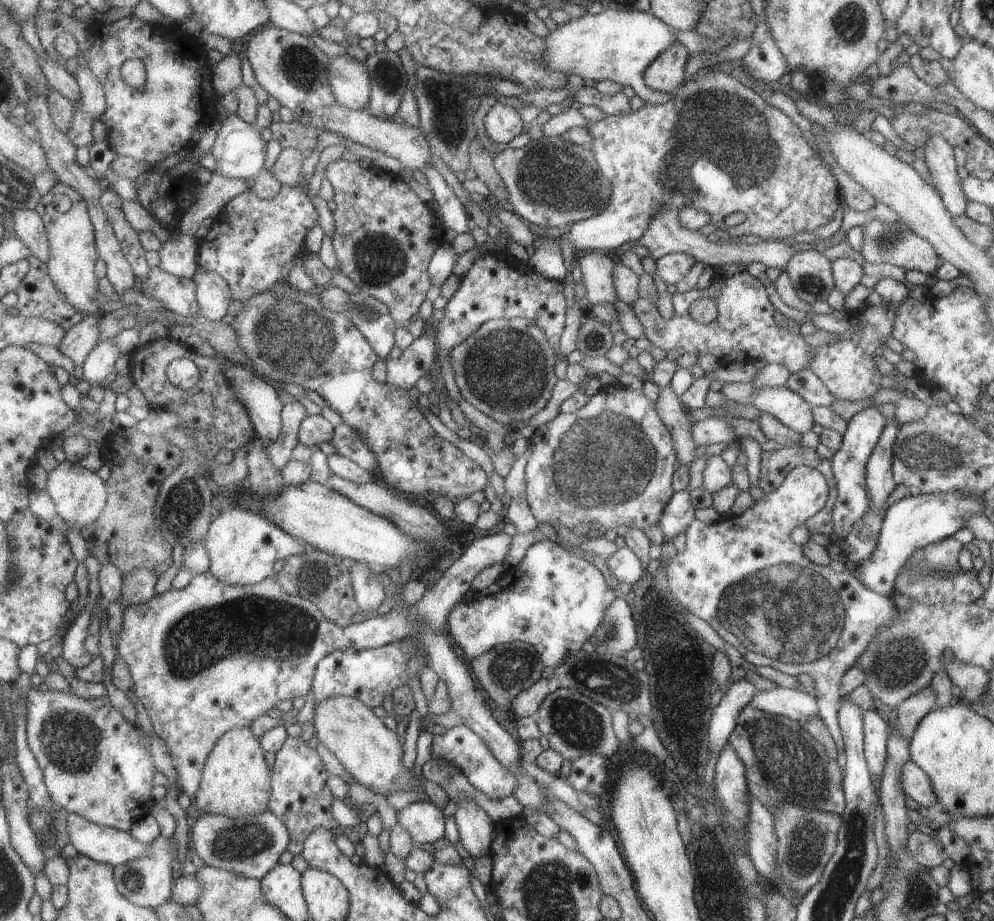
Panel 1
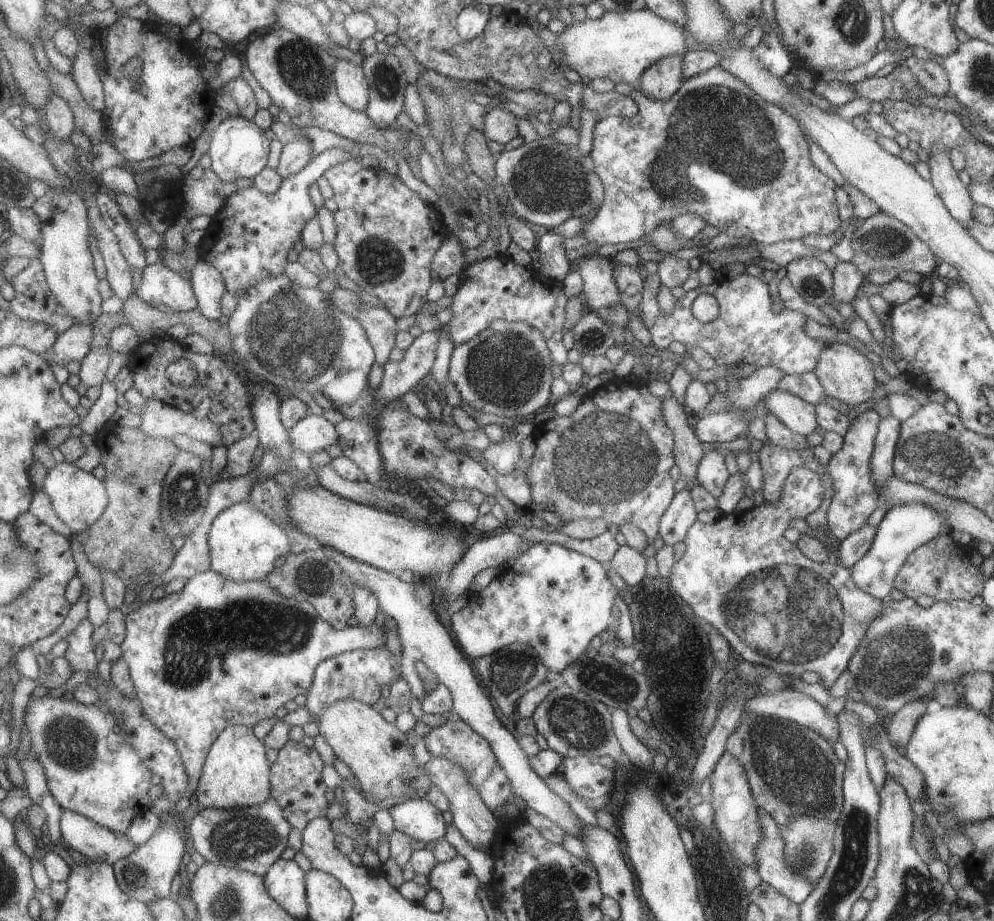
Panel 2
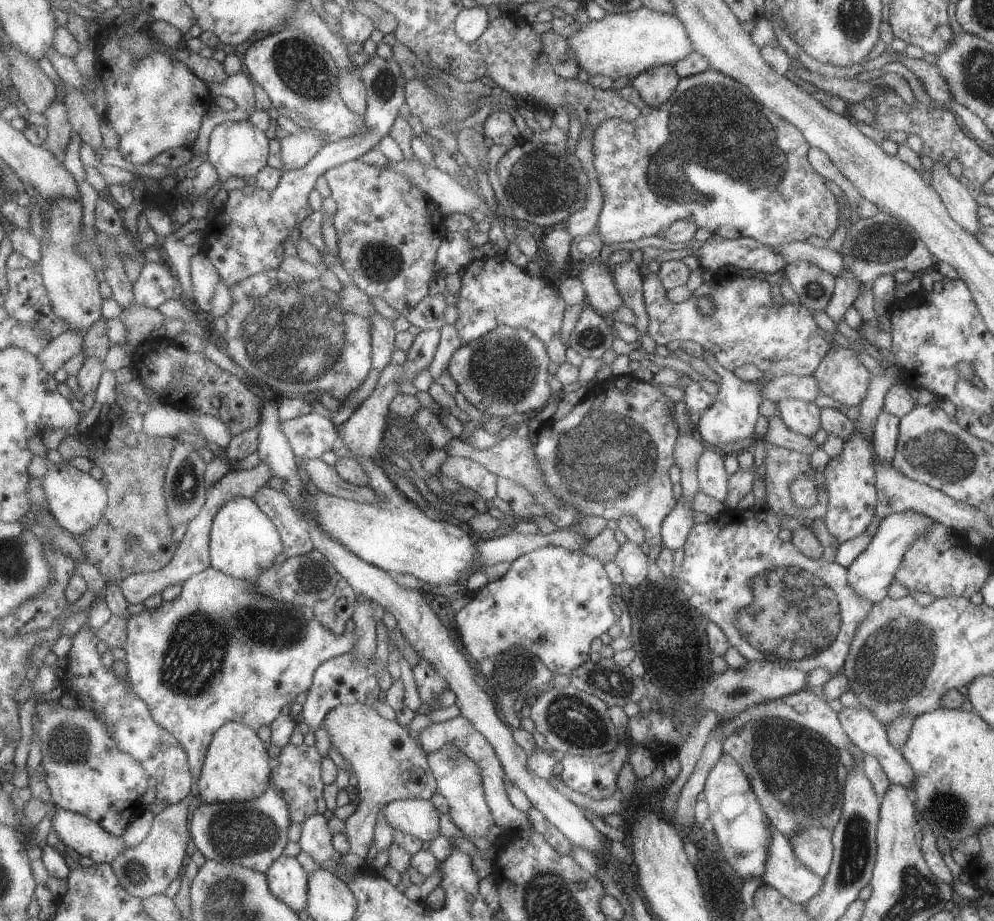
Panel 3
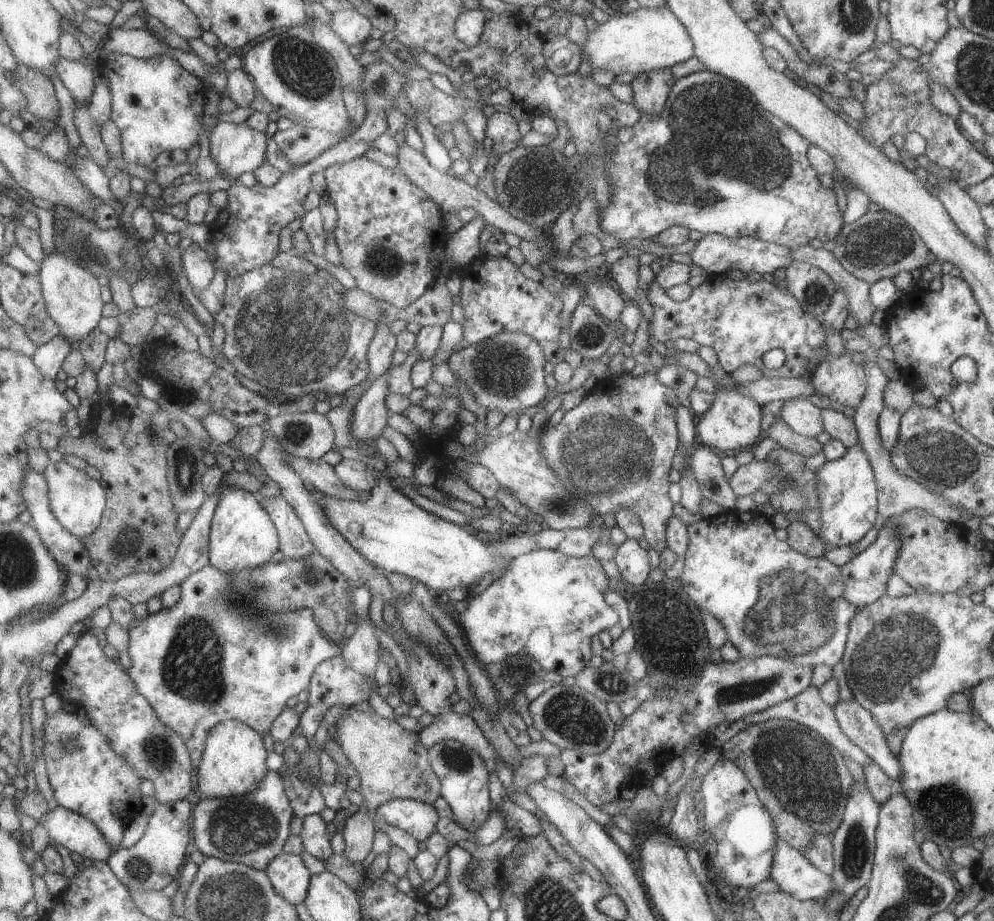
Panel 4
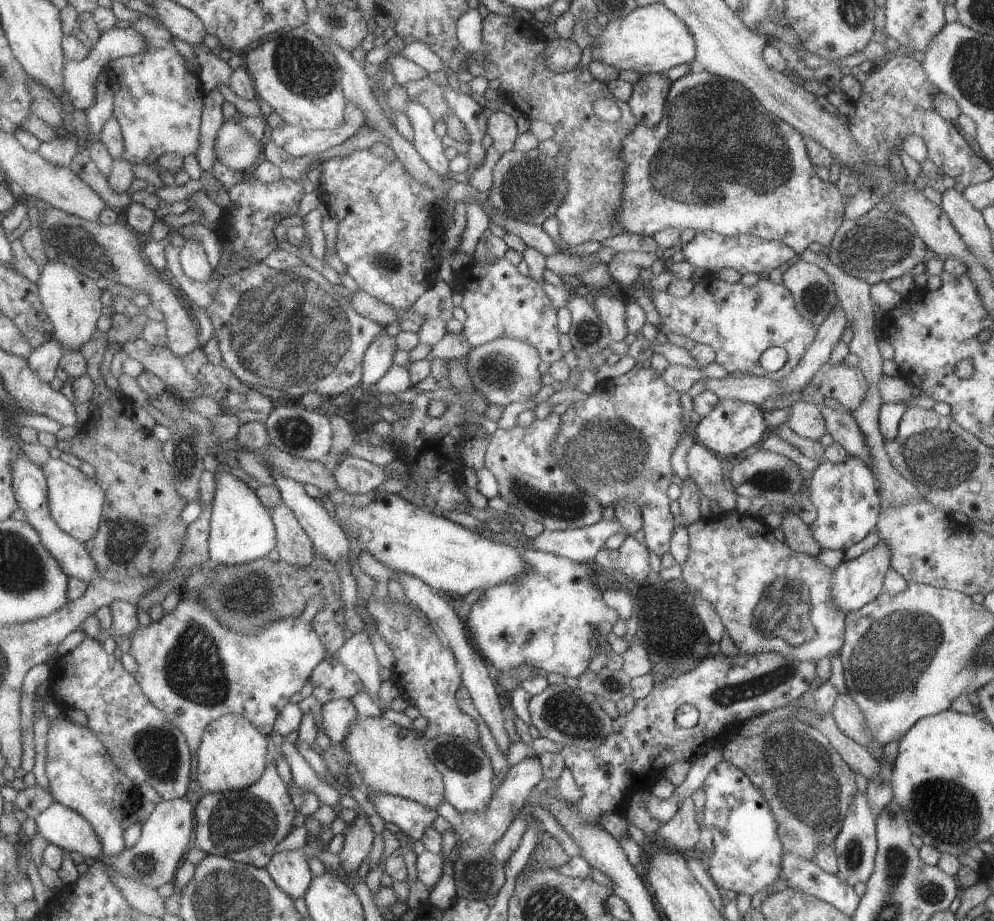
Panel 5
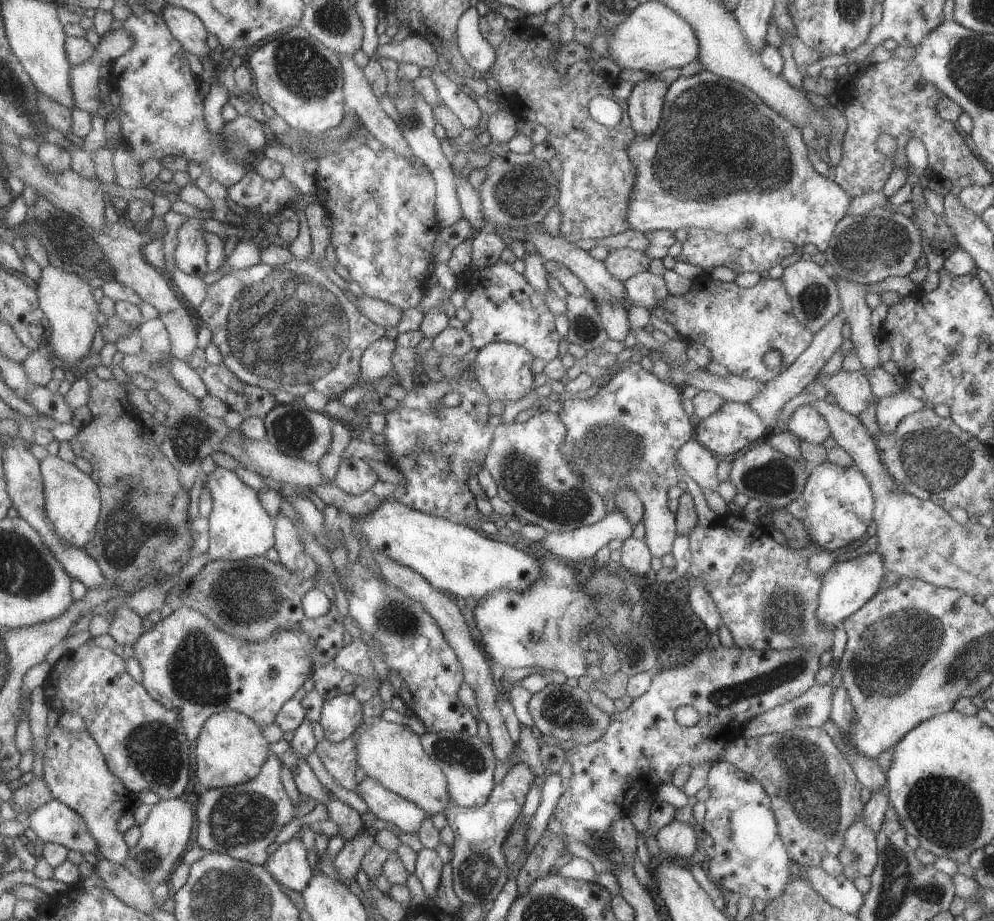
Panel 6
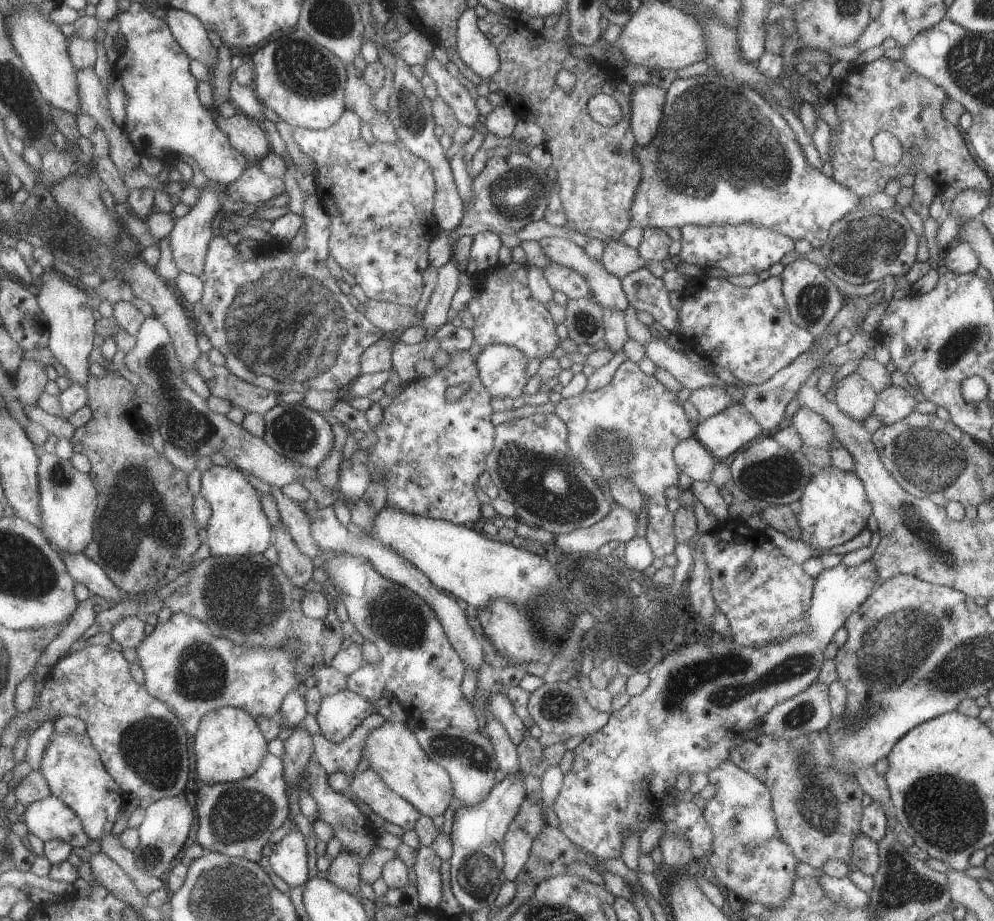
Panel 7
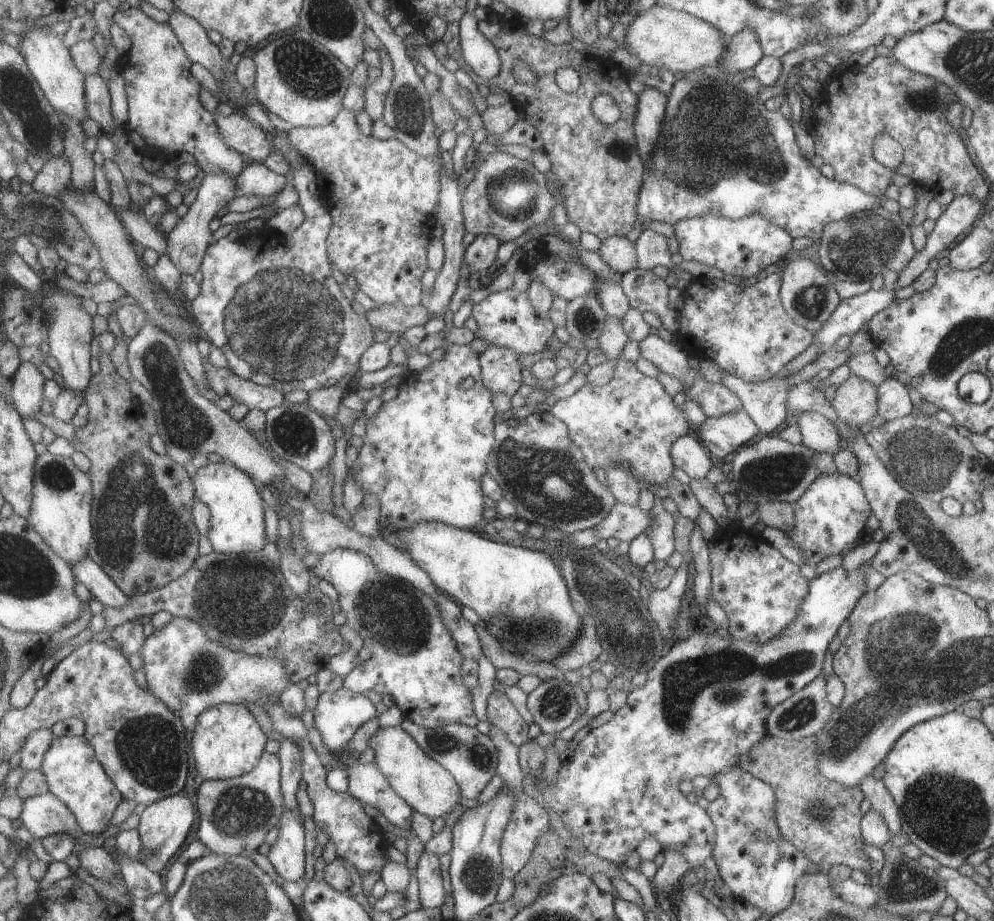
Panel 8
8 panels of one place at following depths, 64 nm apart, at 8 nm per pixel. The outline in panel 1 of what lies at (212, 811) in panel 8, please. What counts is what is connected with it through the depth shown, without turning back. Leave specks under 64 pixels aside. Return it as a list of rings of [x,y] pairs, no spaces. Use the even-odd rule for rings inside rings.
[[[271,810],[238,819],[204,813],[192,823],[194,848],[205,865],[262,881],[280,863],[291,835],[285,823]]]

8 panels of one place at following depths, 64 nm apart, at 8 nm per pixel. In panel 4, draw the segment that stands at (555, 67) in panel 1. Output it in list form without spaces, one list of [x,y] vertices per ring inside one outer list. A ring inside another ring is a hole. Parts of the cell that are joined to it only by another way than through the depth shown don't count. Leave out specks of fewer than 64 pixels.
[[[640,6],[627,14],[610,16],[593,32],[585,32],[585,35],[586,41],[581,48],[591,70],[609,70],[614,76],[624,72],[635,76],[671,68],[694,55],[694,46],[685,27],[667,7],[648,9]]]

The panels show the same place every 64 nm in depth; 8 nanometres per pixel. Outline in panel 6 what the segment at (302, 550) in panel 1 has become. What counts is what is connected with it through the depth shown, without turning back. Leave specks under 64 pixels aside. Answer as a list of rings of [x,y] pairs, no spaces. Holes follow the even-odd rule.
[[[222,467],[208,476],[208,485],[214,498],[210,520],[210,560],[240,561],[251,557],[264,557],[276,546],[275,518],[267,512],[259,492],[247,486],[234,471]]]

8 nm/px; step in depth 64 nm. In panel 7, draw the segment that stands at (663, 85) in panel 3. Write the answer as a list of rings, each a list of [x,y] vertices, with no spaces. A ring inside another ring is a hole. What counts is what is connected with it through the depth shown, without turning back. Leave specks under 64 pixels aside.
[[[635,84],[629,92],[629,122],[637,145],[645,146],[657,132],[666,90],[653,84]]]

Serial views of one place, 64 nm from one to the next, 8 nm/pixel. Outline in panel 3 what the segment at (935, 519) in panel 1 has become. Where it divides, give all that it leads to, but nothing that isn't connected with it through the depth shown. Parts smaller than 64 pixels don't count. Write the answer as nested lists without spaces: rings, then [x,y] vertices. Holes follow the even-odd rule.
[[[915,509],[894,512],[883,517],[879,521],[875,534],[870,538],[869,544],[846,568],[846,579],[851,590],[855,591],[862,599],[867,599],[872,603],[879,602],[886,596],[887,588],[894,580],[895,571],[903,560],[906,550],[915,539],[922,537],[932,528],[933,522],[931,517],[925,513],[919,513]]]

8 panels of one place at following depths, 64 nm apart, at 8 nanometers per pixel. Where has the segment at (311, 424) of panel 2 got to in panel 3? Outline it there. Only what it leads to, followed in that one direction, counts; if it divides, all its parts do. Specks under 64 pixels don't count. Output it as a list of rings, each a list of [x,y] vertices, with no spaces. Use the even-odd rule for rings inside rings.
[[[321,414],[282,420],[282,427],[294,453],[303,460],[321,459],[325,452],[333,451],[339,445],[339,429],[330,418]]]

